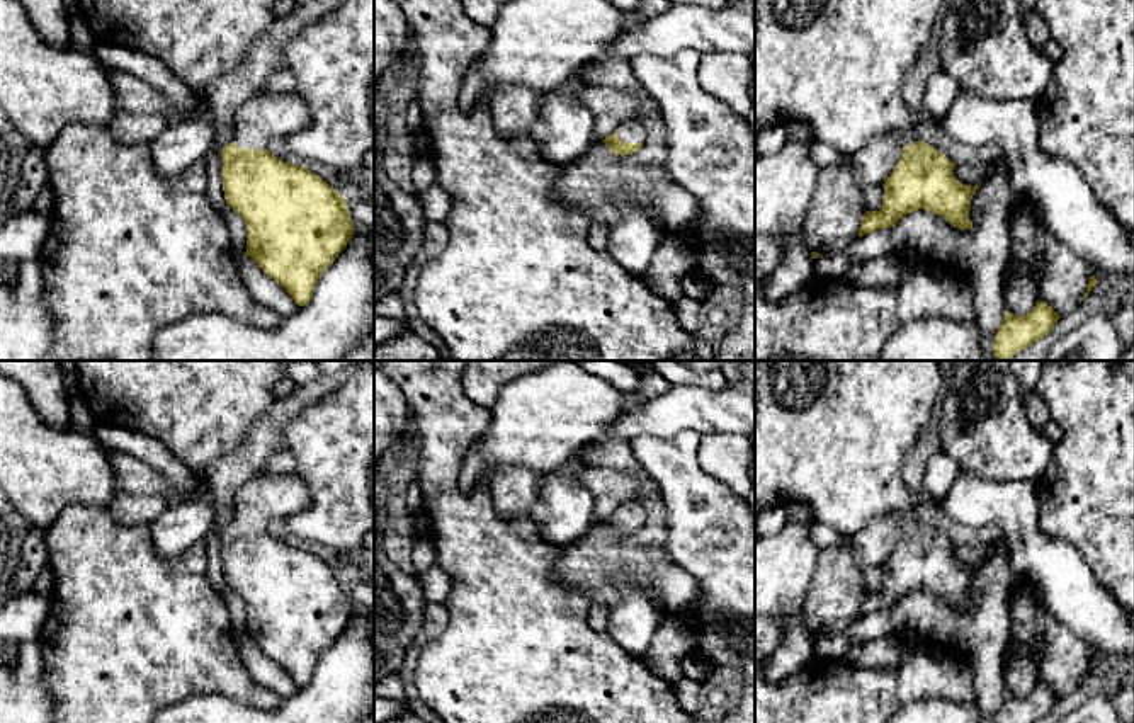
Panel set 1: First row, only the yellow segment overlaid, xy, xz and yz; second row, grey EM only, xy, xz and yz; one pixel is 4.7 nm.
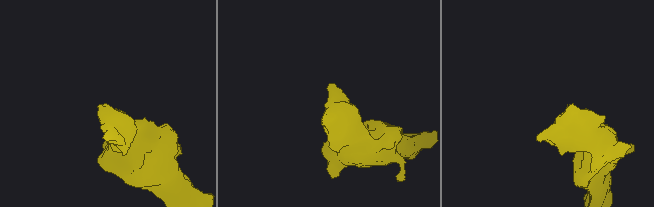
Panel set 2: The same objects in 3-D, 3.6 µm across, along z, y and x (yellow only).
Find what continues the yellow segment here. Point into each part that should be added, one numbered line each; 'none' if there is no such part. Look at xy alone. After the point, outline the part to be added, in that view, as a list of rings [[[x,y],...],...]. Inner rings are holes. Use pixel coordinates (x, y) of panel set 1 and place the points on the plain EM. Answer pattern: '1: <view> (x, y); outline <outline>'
1: xy (264, 497); outline [[[258,471],[233,497],[233,522],[240,529],[269,529],[275,519],[286,521],[311,504],[304,480],[296,473]]]

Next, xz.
1: xz (633, 512); outline [[[632,500],[624,504],[617,510],[617,517],[621,522],[627,524],[648,524],[649,522],[649,514],[641,500]]]

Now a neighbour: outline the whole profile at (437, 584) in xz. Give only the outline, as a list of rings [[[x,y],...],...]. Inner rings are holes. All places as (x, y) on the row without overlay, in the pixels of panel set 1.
[[[439,565],[422,573],[420,584],[427,604],[444,606],[447,602],[447,597],[452,590],[452,577],[444,572]]]

